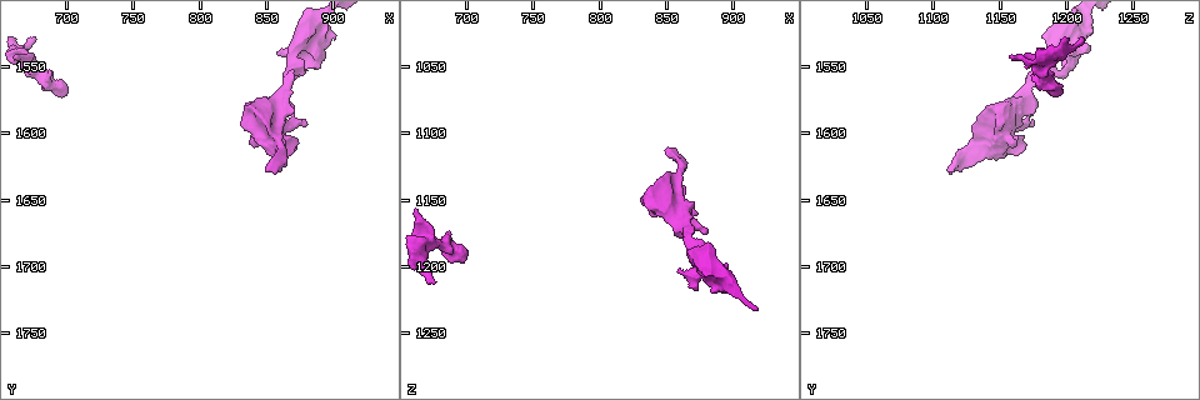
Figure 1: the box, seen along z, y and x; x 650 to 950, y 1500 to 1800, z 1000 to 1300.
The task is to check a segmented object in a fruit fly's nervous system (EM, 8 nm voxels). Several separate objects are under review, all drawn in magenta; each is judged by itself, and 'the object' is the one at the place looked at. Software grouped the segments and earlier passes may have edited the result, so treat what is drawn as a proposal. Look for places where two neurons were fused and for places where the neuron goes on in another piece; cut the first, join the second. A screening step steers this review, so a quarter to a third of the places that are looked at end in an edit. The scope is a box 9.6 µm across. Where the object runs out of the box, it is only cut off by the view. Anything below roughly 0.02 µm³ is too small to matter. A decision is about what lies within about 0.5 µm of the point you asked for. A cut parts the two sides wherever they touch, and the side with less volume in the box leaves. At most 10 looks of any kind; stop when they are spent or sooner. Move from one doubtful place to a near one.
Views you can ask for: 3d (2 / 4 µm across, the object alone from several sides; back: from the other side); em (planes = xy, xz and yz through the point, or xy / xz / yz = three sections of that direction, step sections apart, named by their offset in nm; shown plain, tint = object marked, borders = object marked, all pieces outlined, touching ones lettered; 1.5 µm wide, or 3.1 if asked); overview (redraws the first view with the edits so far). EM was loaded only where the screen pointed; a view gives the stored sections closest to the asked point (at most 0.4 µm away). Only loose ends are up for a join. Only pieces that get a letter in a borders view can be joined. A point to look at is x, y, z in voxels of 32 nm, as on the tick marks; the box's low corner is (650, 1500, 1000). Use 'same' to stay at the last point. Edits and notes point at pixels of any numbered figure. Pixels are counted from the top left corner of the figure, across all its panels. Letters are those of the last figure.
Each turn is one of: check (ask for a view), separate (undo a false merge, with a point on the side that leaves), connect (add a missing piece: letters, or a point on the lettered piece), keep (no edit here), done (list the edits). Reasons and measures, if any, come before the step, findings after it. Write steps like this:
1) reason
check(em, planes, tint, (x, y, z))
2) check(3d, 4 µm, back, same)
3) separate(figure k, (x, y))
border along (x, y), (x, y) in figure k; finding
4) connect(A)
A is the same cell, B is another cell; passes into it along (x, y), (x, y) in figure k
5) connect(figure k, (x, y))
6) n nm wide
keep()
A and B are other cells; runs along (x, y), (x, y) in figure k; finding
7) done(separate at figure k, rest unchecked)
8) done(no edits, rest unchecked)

check(em, xz, step 4, tint, (678, 1526, 1212))

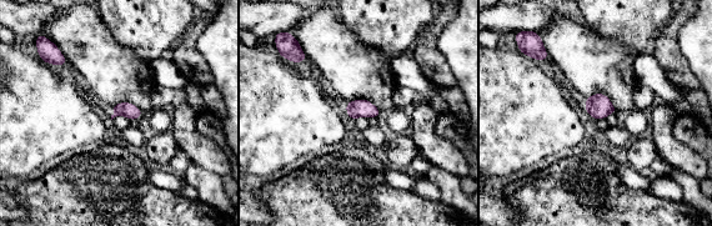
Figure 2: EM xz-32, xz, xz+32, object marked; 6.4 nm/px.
check(em, planes, borders, same)

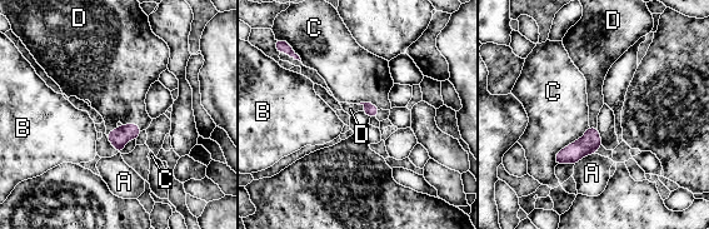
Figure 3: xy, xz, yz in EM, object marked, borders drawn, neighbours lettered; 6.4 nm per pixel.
connect(D)
D is the same cell, A, B and C are other cells; passes into it along (119, 137), (133, 124), (116, 89) in figure 3; the neuron continues

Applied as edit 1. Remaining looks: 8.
branch point
check(em, planes, borders, (878, 1528, 1196))

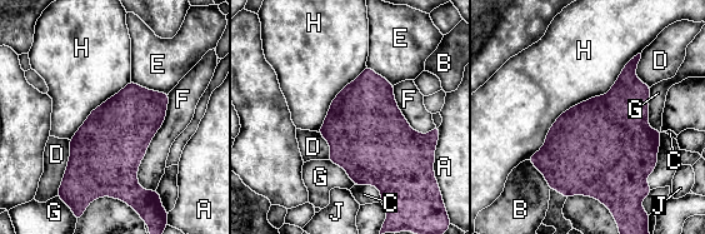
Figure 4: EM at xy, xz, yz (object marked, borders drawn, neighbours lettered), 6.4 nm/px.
460 nm wide
keep()
A, B, C, D, E, F, G, H and J are other cells; one neuron here

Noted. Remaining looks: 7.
free end
check(em, planes, tint, (850, 1630, 1114))

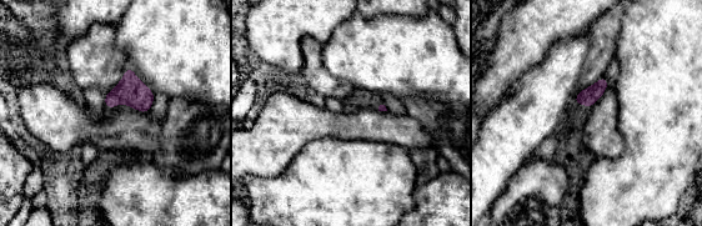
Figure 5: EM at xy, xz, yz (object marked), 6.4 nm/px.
see the neighbours
check(em, planes, borders, same)

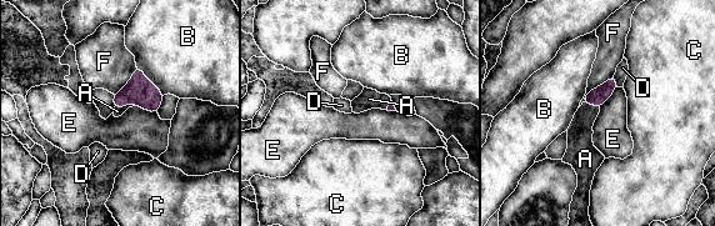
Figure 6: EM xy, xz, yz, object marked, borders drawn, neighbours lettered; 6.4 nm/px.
B touches over 260 nm
connect(A)
A is the same cell, B, C, D, E and F are other cells; passes into it along (140, 91), (123, 106), (118, 111) in figure 6; it goes on there

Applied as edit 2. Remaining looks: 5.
check(3d, 4 µm, (870, 1612, 1166))

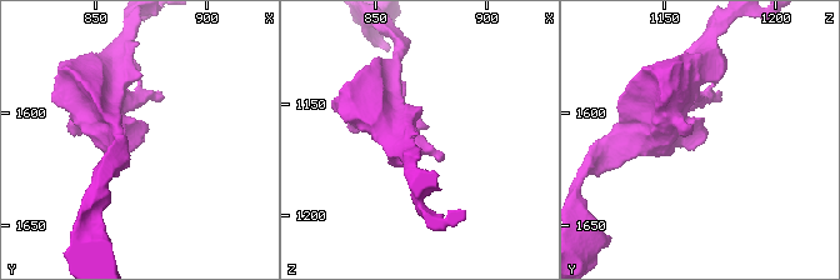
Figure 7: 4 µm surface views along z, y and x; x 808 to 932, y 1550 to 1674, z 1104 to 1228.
shape alone is not enough
check(em, planes, tint, (871, 1613, 1167))

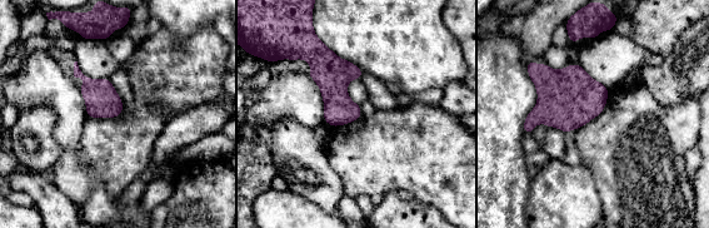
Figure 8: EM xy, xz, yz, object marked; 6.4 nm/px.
what lies round it
check(em, planes, borders, same)

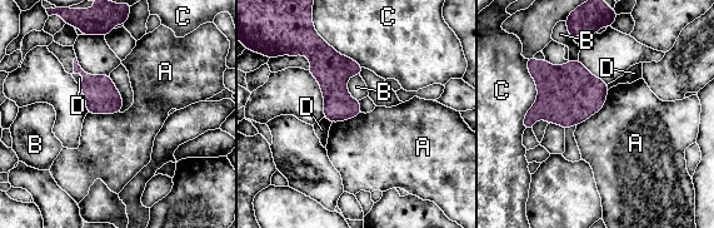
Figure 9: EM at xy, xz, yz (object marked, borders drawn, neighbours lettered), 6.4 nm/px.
C touches over 460 nm
keep()
A, B, C and D are other cells; border along (609, 89), (604, 104), (577, 125) in figure 9; no lettered piece goes on from it

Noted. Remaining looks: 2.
done(connect at figure 3, connect at figure 6, rest unchecked)

